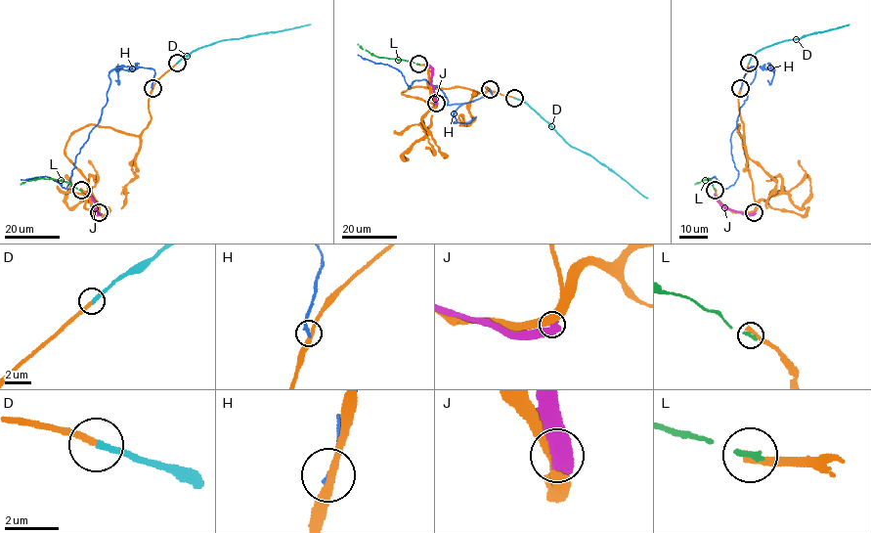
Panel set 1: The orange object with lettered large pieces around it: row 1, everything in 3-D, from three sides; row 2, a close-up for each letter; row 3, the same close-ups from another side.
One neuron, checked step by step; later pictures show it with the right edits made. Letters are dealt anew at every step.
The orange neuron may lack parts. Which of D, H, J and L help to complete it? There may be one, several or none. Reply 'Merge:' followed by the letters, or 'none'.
Merge: D

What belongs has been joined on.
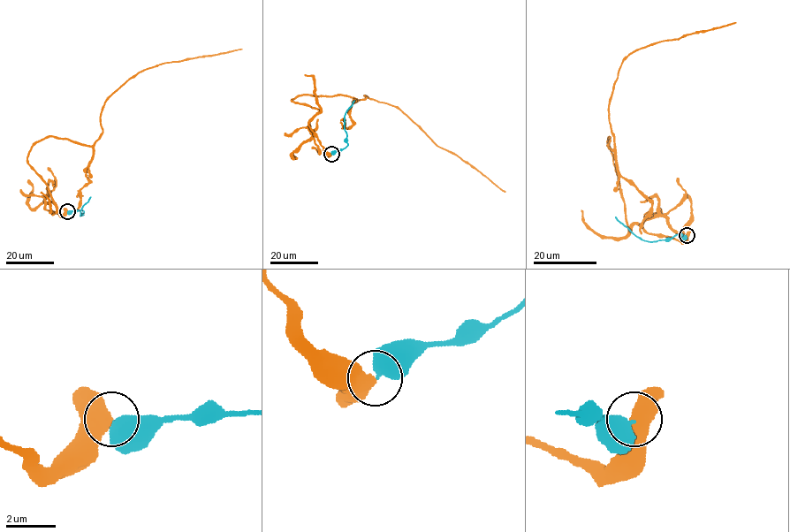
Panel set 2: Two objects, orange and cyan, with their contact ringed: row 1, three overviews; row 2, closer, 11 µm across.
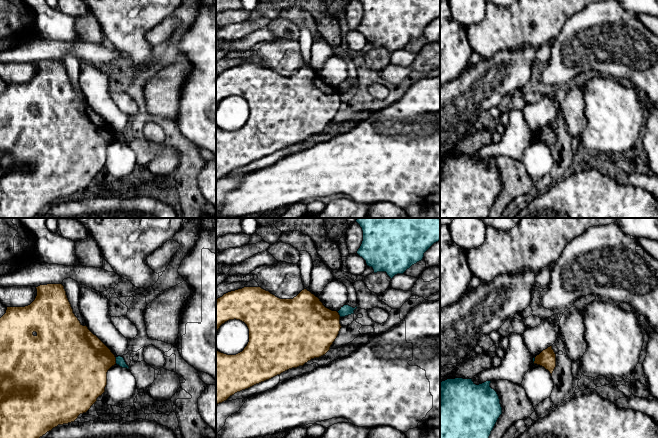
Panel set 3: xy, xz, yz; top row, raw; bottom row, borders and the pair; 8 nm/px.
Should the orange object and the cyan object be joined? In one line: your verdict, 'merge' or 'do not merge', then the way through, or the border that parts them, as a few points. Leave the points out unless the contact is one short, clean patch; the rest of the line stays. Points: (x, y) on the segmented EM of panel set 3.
merge; way xy (84, 360), (115, 360), (120, 361)

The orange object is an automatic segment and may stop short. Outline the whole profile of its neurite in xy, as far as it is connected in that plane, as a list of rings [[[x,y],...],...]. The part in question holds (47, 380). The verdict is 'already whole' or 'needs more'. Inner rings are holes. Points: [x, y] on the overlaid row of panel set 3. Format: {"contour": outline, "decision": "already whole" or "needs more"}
{"contour": [[[47,284],[40,285],[36,287],[37,296],[35,300],[28,306],[25,307],[7,307],[6,313],[0,318],[0,438],[40,438],[45,435],[47,432],[51,431],[53,428],[58,425],[68,424],[74,422],[80,414],[86,413],[93,404],[97,401],[97,398],[105,392],[105,387],[107,385],[107,372],[115,364],[119,365],[122,368],[129,369],[129,366],[126,364],[123,357],[116,357],[111,350],[96,336],[94,335],[88,327],[83,326],[78,318],[73,313],[71,304],[67,298],[66,291],[62,284]]], "decision": "needs more"}

